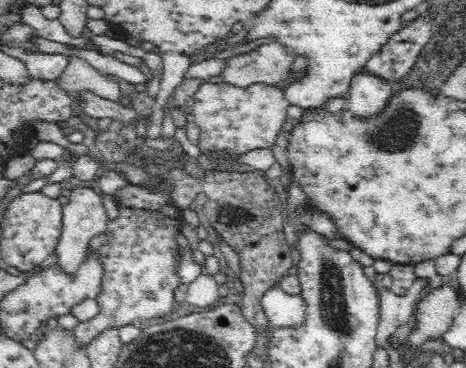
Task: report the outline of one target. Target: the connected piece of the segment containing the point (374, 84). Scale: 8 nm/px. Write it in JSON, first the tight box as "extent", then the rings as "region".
{"extent":[347,72,394,118],"region":[[[358,72],[352,77],[347,92],[348,110],[360,118],[376,115],[394,93],[388,81]]]}

